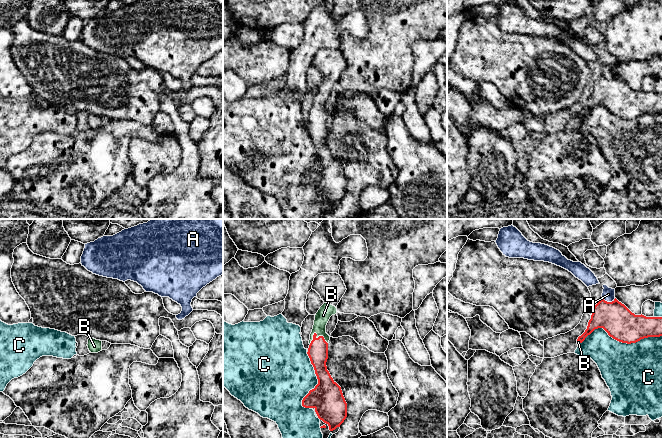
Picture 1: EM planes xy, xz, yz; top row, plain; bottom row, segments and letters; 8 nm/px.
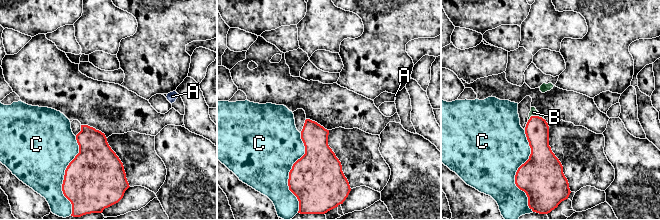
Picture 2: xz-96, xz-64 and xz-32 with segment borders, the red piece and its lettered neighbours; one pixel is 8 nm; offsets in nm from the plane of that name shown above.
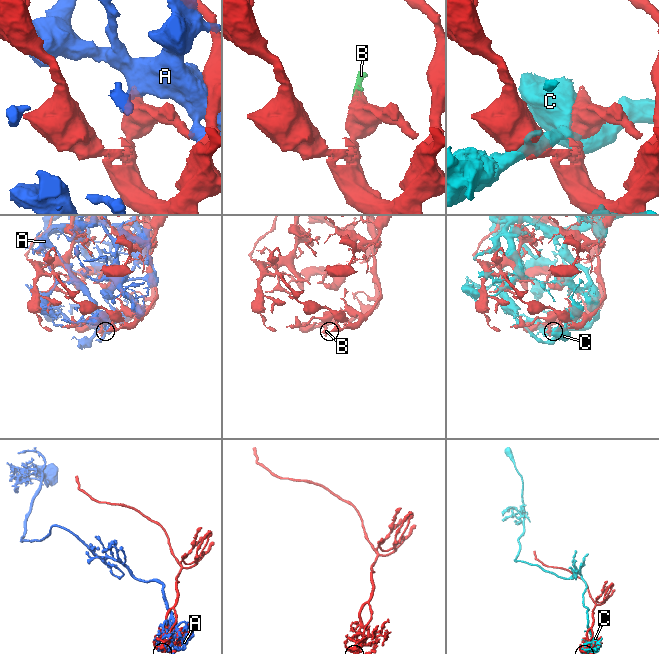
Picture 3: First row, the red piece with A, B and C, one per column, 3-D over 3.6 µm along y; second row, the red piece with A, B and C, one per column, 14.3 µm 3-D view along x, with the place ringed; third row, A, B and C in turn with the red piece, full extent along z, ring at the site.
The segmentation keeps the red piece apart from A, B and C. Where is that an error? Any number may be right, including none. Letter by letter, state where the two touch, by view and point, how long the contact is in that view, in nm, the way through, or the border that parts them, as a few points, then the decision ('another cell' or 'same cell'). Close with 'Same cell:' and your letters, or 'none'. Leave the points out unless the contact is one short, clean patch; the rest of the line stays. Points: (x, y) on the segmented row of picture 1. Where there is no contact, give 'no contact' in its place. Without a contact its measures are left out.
A: meets red in yz at (609, 302); contact 110 nm long; another cell
B: meets red in xz at (316, 335); contact 150 nm long; runs through xz (318, 349), (316, 335), (323, 315); same cell
C: meets red in yz at (620, 341); contact 650 nm long; another cell
Same cell: B

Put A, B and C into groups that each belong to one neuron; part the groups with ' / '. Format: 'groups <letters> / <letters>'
groups A / B / C

